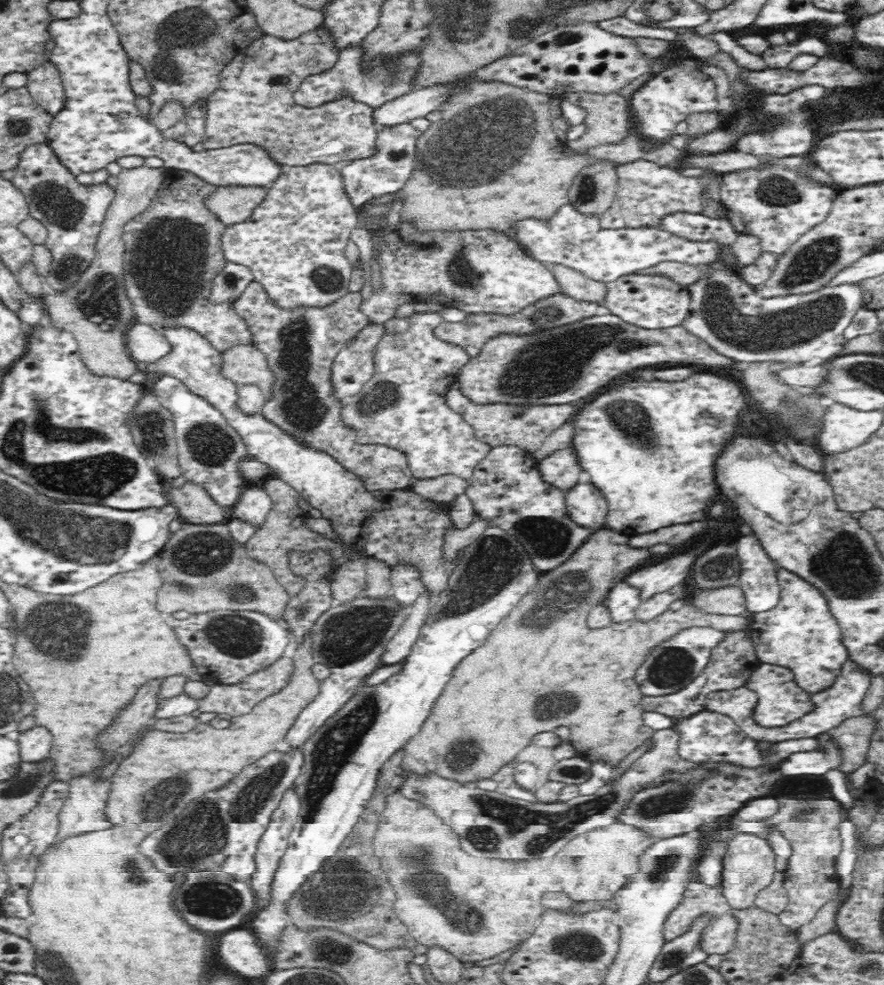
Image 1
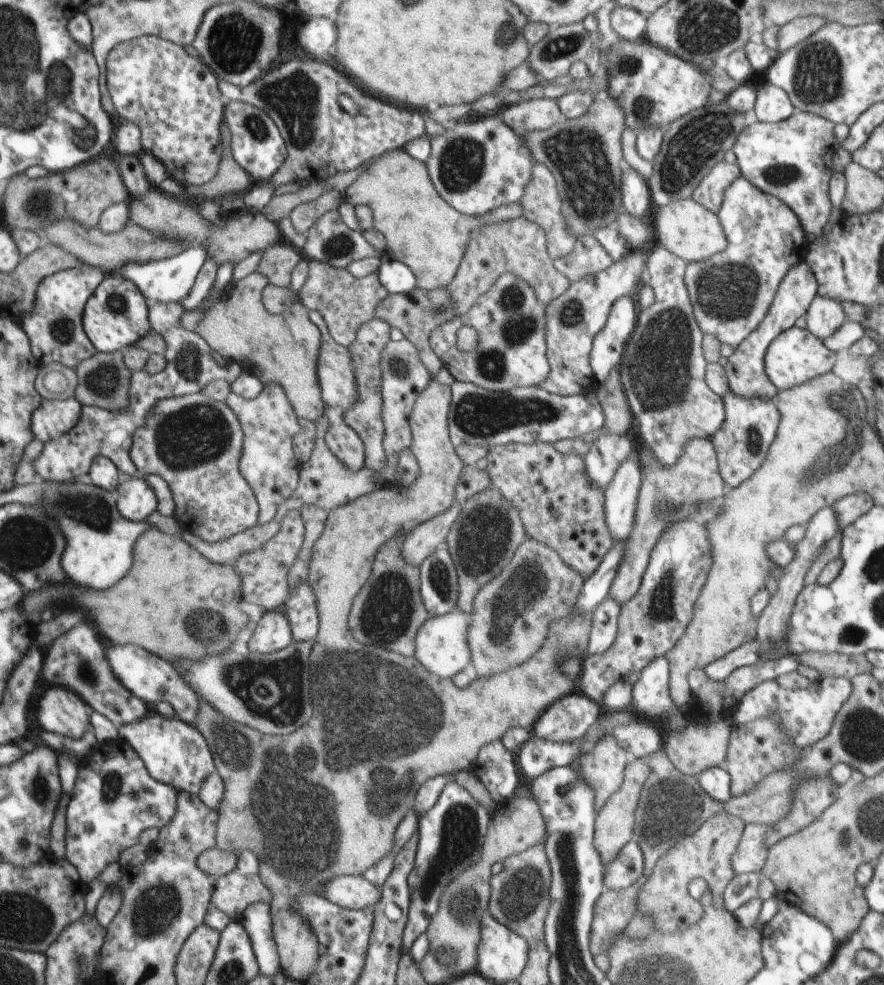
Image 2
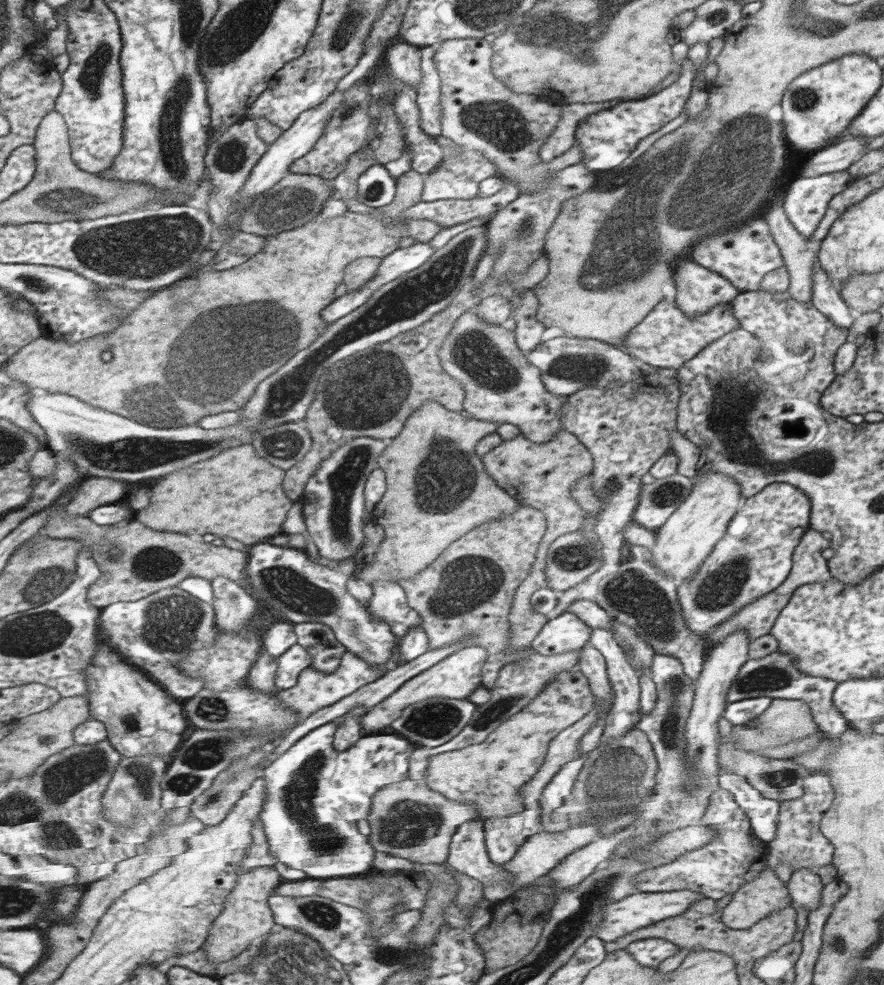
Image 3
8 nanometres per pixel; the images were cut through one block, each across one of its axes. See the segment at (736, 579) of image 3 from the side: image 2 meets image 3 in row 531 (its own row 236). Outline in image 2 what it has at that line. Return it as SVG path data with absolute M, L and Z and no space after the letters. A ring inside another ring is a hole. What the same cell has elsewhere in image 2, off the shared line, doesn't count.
M739 178L725 196L723 208L717 212L717 220L723 228L727 246L711 262L695 262L685 270L685 284L689 290L691 306L695 312L695 324L705 336L715 336L737 348L749 336L749 332L763 320L779 282L789 268L805 262L807 256L807 230L801 246L795 246L793 234L803 234L799 214L781 198L759 190L751 180Z

